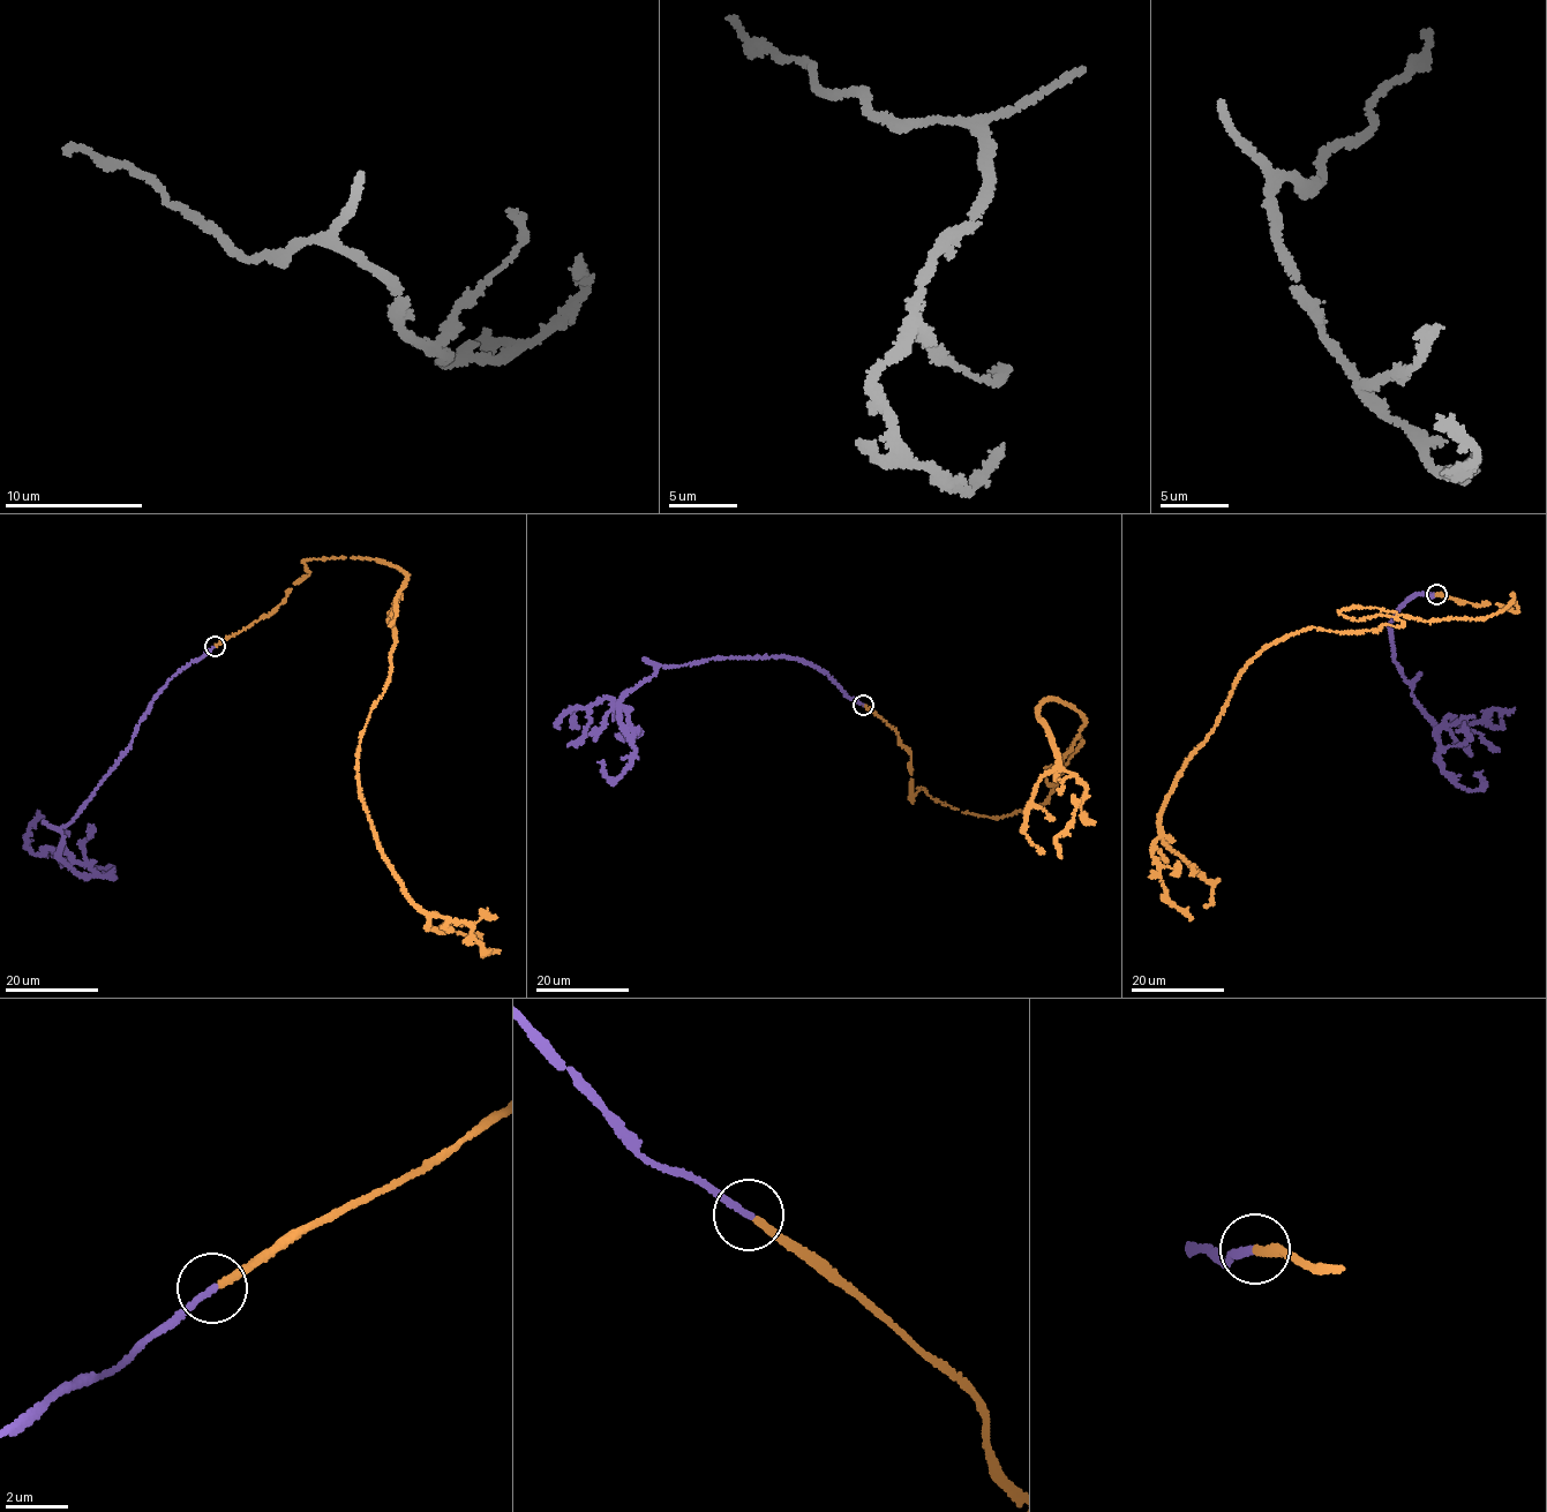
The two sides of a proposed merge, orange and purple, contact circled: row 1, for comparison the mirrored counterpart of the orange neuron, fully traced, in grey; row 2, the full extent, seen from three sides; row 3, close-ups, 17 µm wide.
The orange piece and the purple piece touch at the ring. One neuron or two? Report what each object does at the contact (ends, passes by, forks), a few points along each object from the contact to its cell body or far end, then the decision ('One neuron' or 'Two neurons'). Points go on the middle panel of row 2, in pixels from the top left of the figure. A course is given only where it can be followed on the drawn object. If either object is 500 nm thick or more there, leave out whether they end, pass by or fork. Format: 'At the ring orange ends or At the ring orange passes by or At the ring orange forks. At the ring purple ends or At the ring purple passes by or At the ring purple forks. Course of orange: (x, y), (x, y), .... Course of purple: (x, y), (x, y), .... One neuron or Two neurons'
At the ring orange ends. At the ring purple ends. Course of orange: (864, 705), (909, 752), (911, 802), (997, 819), (1049, 798), (1078, 711), (1036, 707), (1084, 791), (1060, 858). Course of purple: (863, 705), (794, 657), (716, 657), (659, 666), (623, 696), (631, 734), (607, 698), (568, 711), (573, 728). One neuron

